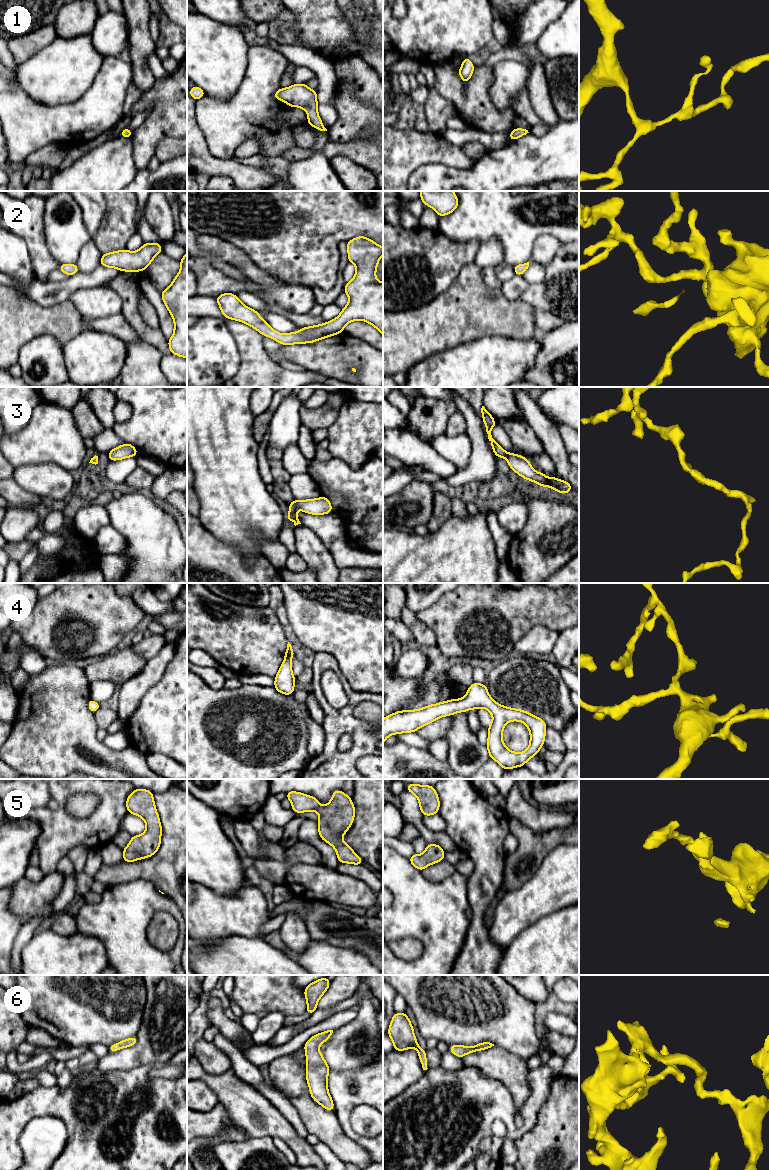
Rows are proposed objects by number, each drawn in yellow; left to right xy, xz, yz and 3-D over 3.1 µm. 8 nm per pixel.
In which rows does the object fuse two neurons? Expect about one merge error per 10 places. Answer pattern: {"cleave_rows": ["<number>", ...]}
{"cleave_rows": []}

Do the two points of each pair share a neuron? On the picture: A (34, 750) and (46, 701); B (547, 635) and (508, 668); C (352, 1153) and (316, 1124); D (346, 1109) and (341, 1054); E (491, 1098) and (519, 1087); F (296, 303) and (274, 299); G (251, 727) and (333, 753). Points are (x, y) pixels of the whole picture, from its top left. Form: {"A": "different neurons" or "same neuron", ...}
{"A": "same neuron", "B": "different neurons", "C": "same neuron", "D": "different neurons", "E": "different neurons", "F": "same neuron", "G": "different neurons"}

